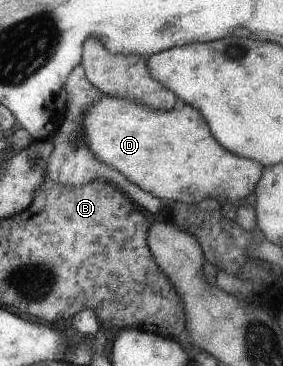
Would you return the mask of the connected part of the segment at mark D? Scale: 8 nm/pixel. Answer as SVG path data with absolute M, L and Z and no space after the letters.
M100 96L82 114L82 128L84 128L84 146L98 162L115 168L140 190L152 194L165 203L170 204L173 201L192 204L208 197L221 203L241 203L261 180L262 166L254 160L238 158L228 150L224 150L212 138L204 116L190 105L183 105L180 110L154 110L123 98Z

